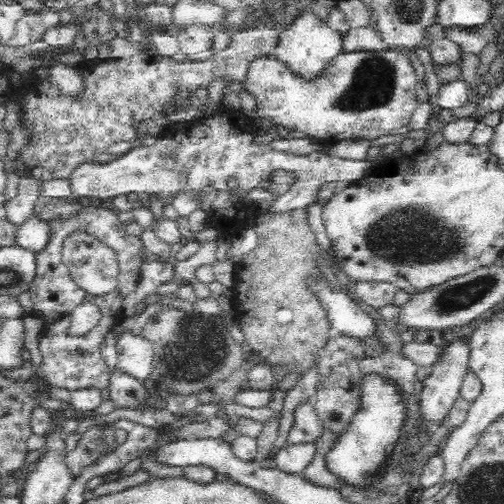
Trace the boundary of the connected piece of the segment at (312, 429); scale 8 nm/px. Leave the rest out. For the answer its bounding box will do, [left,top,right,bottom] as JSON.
[285,401,323,445]

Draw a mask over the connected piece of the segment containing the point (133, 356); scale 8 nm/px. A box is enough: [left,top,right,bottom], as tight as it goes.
[116,331,154,381]

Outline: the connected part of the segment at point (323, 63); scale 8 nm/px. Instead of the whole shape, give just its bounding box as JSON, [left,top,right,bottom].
[270,8,343,82]

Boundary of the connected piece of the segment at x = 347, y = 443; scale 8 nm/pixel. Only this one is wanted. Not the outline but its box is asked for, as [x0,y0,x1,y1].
[326,373,408,492]

